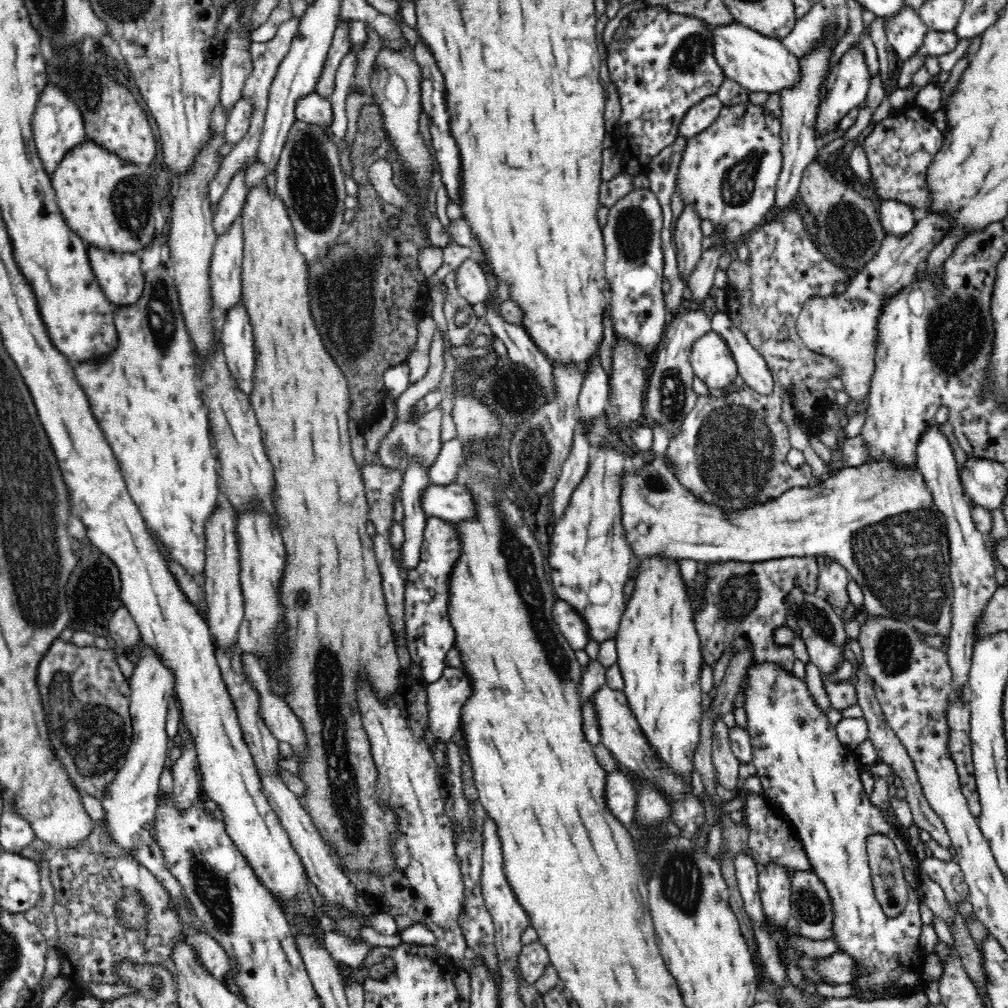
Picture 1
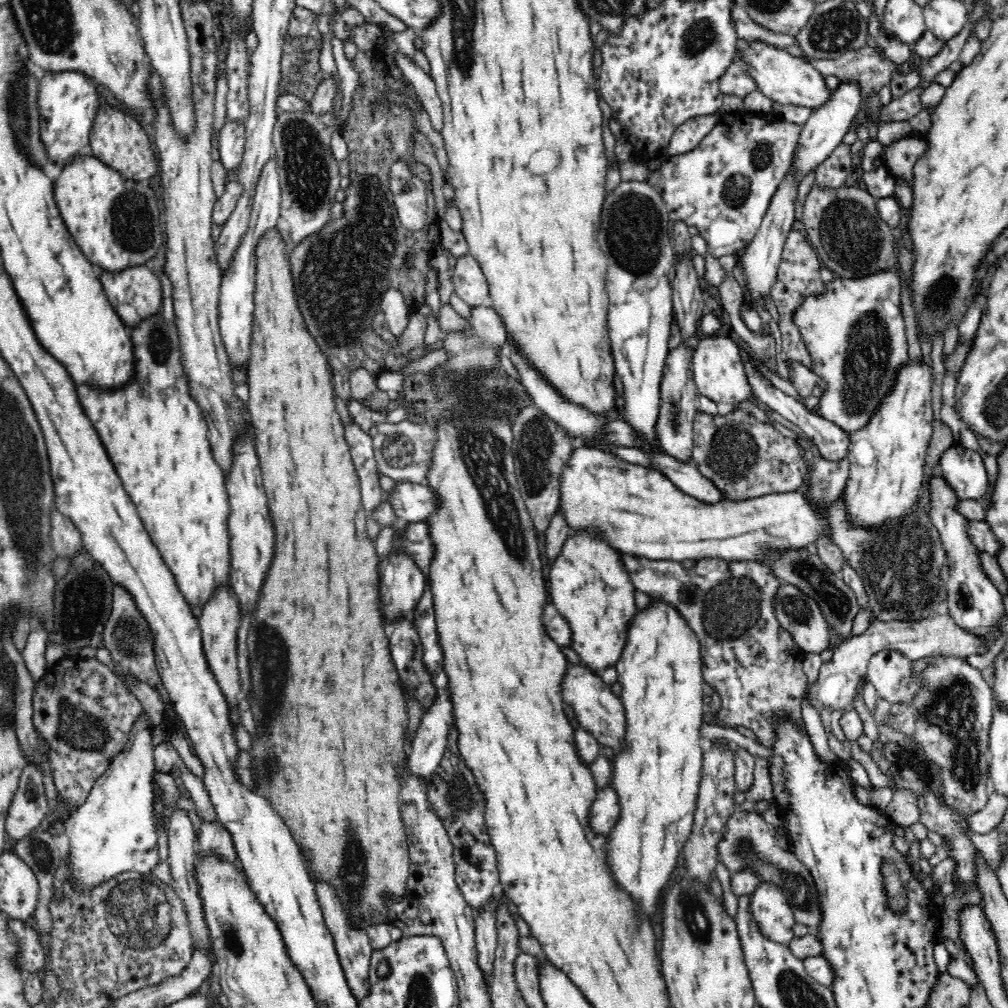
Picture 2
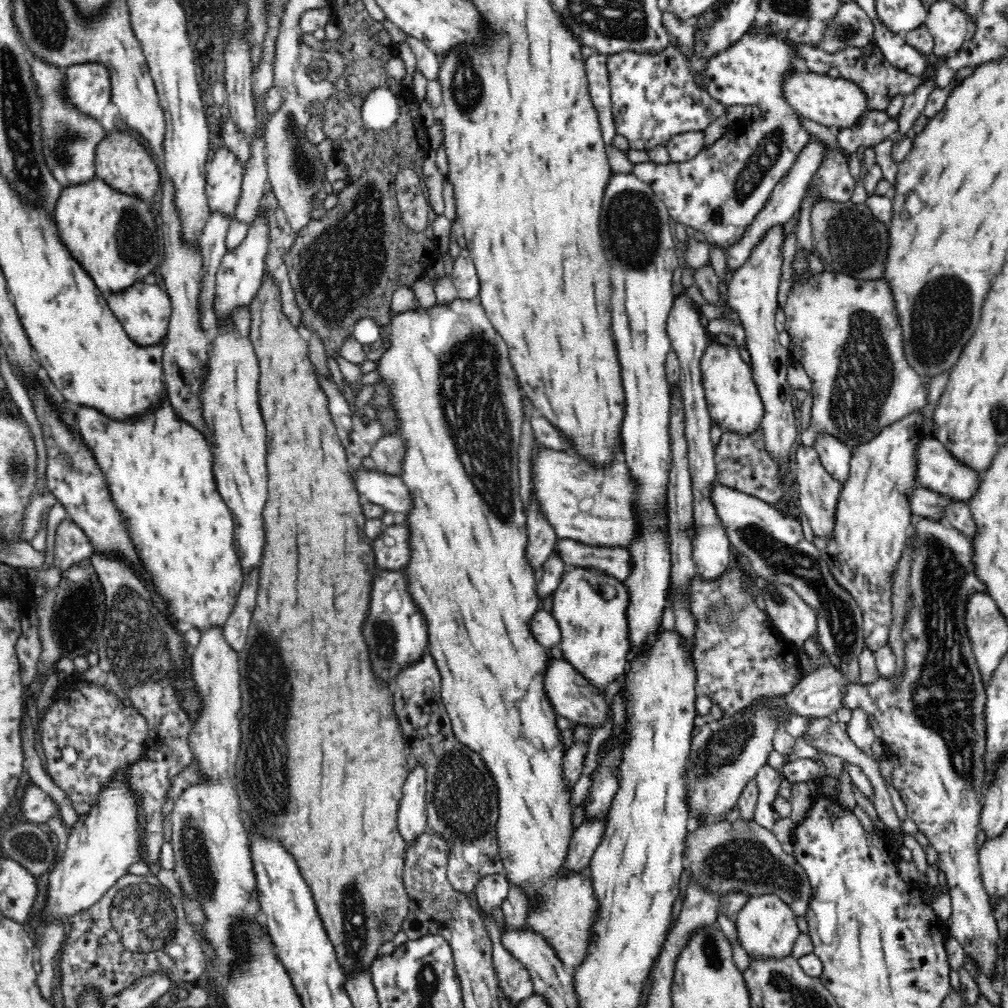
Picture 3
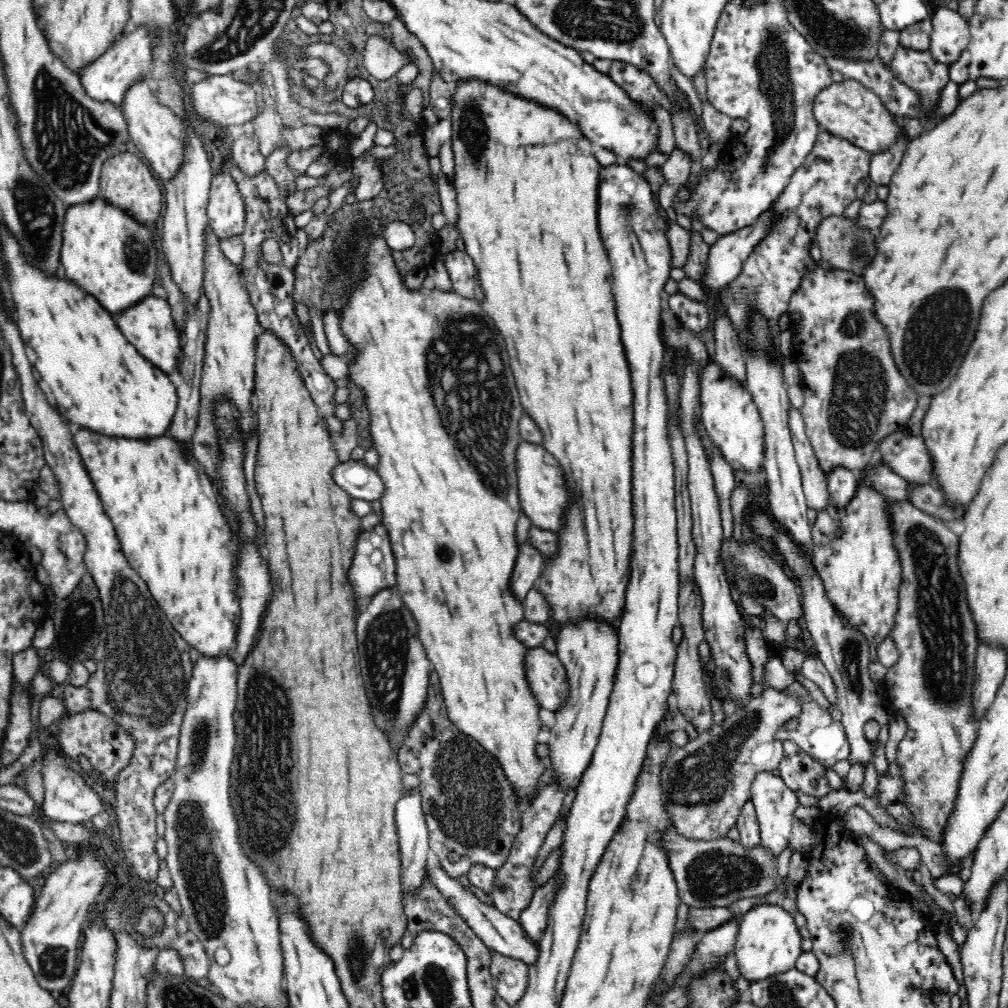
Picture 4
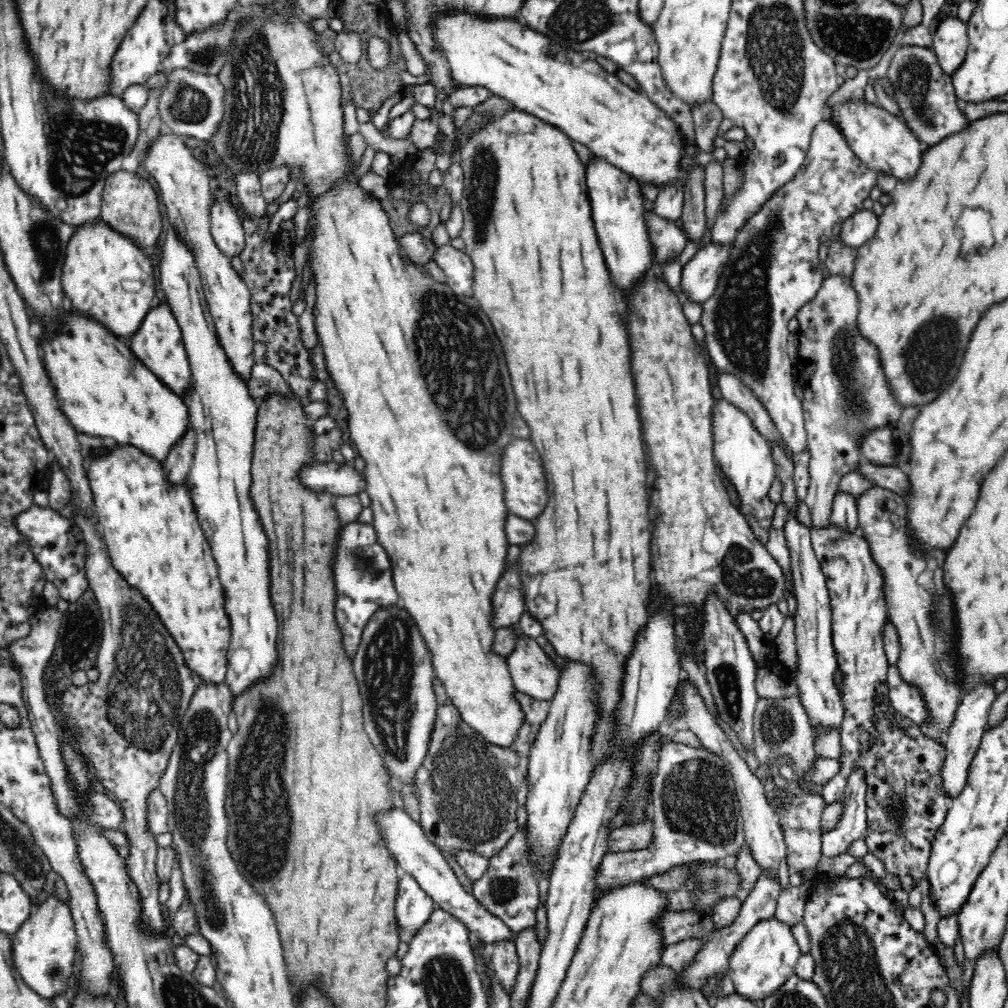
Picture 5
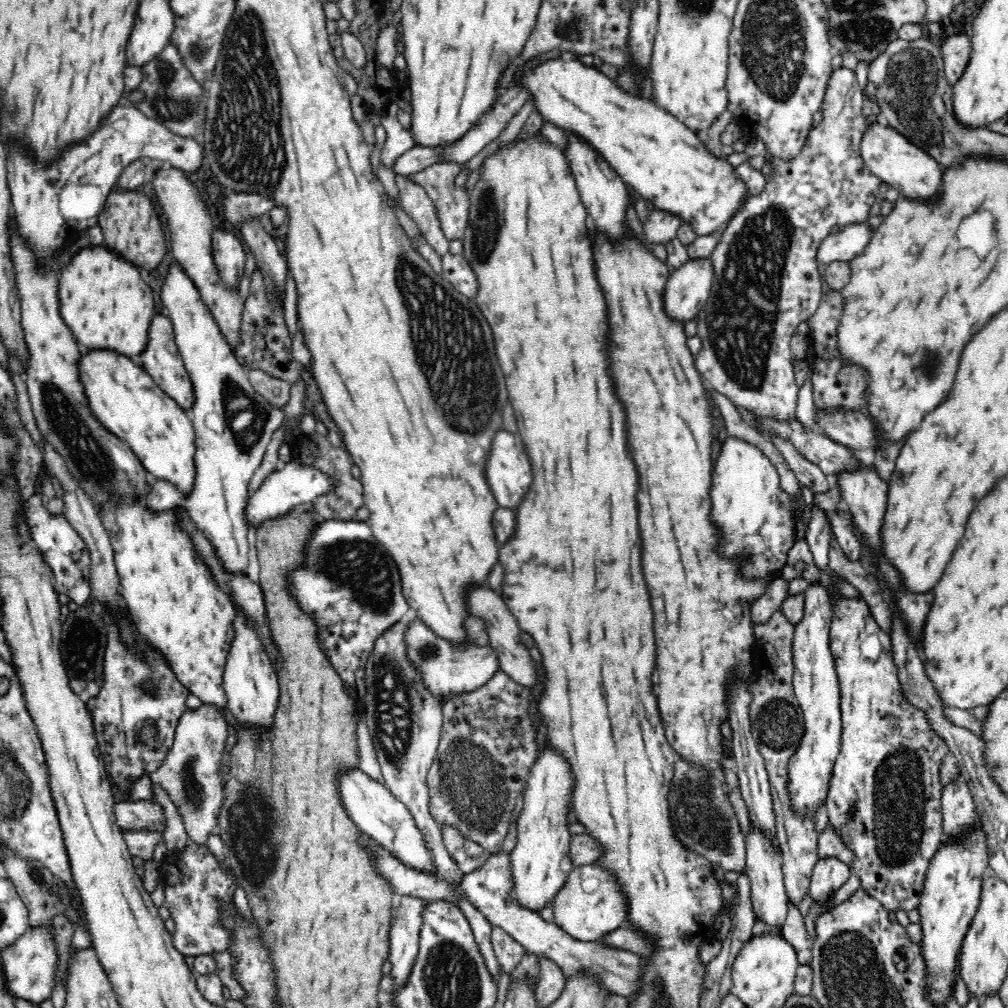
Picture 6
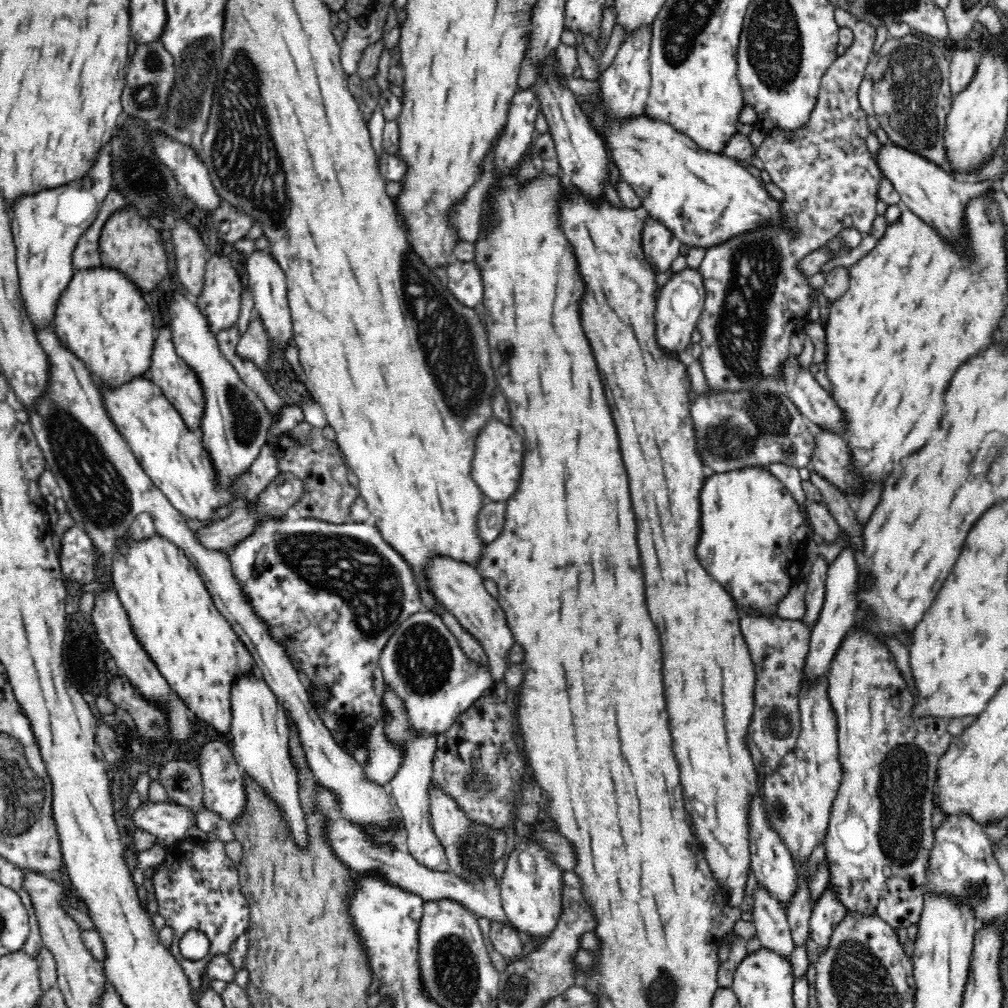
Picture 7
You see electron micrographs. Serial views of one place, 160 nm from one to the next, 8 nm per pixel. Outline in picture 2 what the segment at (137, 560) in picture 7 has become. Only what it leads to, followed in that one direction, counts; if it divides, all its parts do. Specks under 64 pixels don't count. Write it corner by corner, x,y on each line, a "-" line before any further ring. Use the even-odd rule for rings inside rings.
160,313
129,331
135,354
134,380
118,392
80,386
77,388
78,401
99,434
126,494
136,507
152,543
160,551
160,557
170,569
176,587
184,595
190,610
203,610
216,589
230,585
230,507
224,471
213,457
204,415
189,394
188,380
180,363
180,343
175,322
166,322

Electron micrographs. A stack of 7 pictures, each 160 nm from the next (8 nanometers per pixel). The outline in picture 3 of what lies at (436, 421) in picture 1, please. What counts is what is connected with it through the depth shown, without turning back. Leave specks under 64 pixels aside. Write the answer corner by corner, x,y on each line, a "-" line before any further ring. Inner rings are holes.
396,433
380,437
371,450
371,458
376,469
391,475
400,472
404,458
404,443

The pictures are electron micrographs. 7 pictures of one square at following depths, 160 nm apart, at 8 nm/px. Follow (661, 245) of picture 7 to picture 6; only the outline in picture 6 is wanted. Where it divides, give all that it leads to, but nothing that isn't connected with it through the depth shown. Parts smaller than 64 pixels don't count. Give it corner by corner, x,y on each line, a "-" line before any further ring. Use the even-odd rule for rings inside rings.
654,209
642,222
645,242
652,245
668,245
676,237
682,221
672,213

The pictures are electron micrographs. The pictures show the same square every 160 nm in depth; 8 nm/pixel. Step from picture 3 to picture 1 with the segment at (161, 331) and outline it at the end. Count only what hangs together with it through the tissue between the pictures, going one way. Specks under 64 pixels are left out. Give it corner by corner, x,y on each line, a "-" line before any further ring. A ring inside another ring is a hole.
87,248
96,281
114,308
134,306
146,286
146,276
136,254
111,254

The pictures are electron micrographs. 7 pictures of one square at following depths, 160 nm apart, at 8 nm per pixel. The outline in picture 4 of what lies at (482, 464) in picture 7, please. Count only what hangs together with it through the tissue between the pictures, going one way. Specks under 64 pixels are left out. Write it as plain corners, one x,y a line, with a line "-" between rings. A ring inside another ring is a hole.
520,442
516,448
516,474
518,474
518,503
520,512
529,518
531,525
544,531
561,531
564,508
570,502
570,495
564,483
560,463
542,445

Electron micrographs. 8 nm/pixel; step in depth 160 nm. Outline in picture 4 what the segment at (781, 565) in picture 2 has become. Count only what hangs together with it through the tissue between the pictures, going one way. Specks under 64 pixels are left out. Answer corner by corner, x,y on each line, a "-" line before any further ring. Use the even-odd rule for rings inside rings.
760,511
751,517
750,525
752,530
760,536
760,538
768,538
770,542
774,542
776,550
786,560
788,568
792,570
792,574
796,576
802,588
802,605
803,618
806,619
806,628
809,631
812,640
815,642
815,647
819,652
819,658
828,673
830,678
836,685
836,704
842,711
841,722
844,725
848,743
850,746
850,755
847,762
851,766
861,766
866,771
868,762
873,758
873,746
864,732
866,722
869,720
883,721
888,716
886,708
884,708
884,701
886,698
878,698
878,681
870,676
869,669
869,652
868,641
866,637
860,633
856,633
854,629
848,629
844,625
844,619
838,615
838,611
834,605
830,604
826,598
826,591
822,585
822,579
818,577
815,567
806,567
802,553
798,551
796,543
792,541
792,537
780,528
772,519
771,514
766,511

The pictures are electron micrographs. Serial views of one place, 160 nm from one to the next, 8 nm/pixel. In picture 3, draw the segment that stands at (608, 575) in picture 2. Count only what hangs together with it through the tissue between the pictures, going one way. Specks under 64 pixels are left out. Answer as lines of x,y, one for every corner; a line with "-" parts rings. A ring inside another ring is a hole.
582,567
566,568
548,606
560,627
561,638
558,646
561,648
562,658
582,674
600,695
604,695
610,684
624,676
630,650
626,585
623,581
613,581
616,594
614,598
607,600
600,590
593,588
595,582
603,578
605,572

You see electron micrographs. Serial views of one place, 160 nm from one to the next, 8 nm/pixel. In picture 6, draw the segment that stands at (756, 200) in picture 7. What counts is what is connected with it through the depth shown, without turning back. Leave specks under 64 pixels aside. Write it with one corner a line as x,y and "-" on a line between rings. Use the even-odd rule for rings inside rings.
559,57
528,70
518,85
529,90
530,96
536,100
535,108
542,113
545,122
571,130
577,137
583,138
604,157
627,186
638,192
642,199
650,201
654,208
672,213
682,223
689,224
696,236
722,231
722,226
727,226
750,198
746,183
736,174
736,167
724,155
718,157
712,154
698,135
683,122
654,105
652,100
644,100
620,89
596,66
588,67
579,60
566,61

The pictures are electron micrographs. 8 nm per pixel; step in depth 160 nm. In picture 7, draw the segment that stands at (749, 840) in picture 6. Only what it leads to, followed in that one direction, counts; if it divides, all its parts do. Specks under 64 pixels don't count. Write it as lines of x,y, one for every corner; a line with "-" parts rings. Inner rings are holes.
760,887
754,894
753,925
761,946
790,960
795,946
782,903

